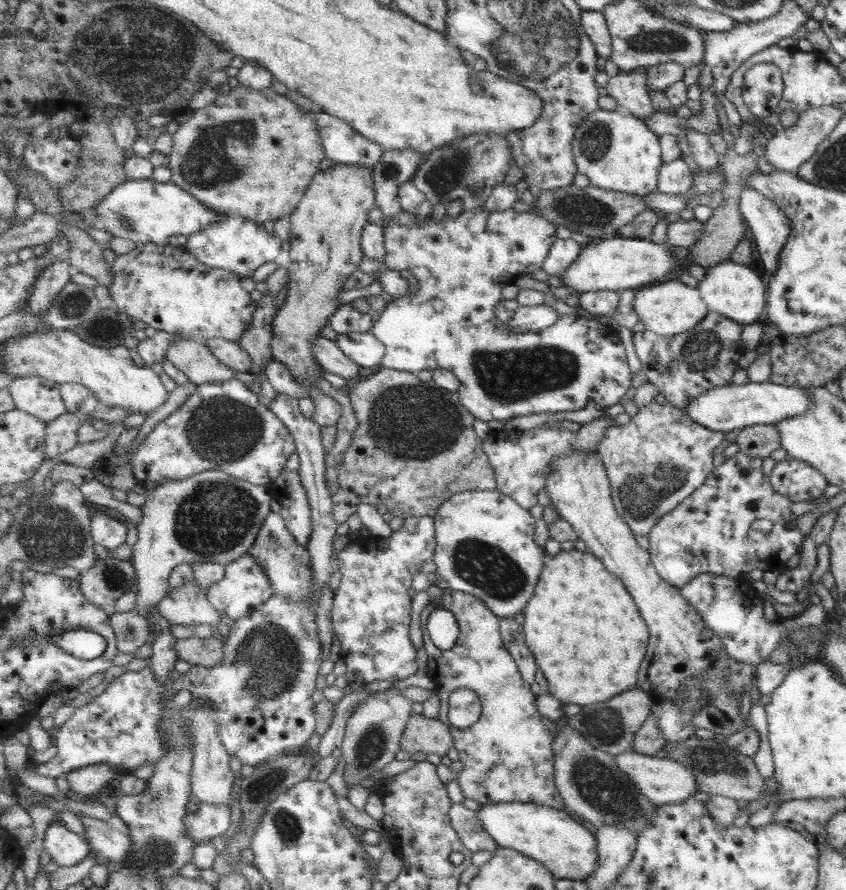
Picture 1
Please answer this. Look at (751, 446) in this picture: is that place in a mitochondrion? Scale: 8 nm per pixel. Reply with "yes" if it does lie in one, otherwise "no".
no

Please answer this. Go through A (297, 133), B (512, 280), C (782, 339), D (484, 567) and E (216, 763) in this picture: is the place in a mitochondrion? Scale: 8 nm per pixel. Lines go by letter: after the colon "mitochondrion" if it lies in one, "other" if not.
A: other
B: other
C: other
D: mitochondrion
E: other

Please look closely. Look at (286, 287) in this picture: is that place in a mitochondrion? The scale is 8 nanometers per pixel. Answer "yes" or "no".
no

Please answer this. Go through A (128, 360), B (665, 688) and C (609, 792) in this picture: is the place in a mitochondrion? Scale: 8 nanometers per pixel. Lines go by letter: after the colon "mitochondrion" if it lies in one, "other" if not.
A: other
B: other
C: mitochondrion

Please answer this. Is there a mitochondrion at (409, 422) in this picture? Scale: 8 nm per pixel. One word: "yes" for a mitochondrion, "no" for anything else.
yes

